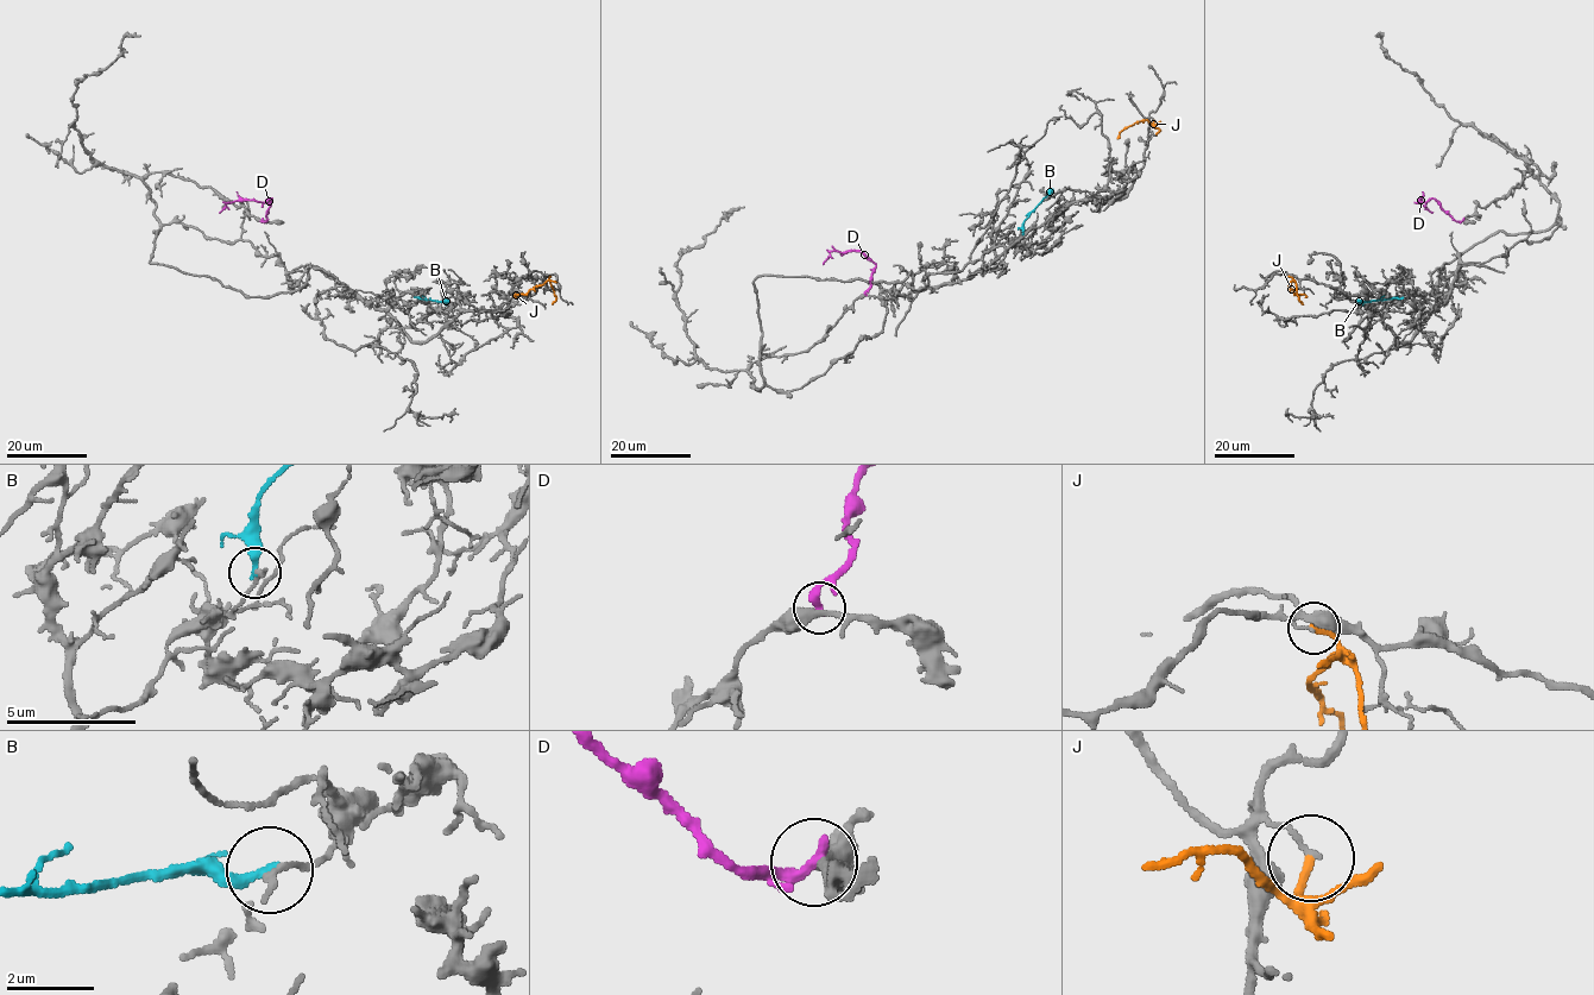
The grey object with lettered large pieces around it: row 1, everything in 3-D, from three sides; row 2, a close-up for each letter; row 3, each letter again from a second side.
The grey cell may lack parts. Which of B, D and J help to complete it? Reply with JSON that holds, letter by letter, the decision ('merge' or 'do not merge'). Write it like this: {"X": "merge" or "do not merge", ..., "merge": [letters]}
{"B": "do not merge", "D": "do not merge", "J": "do not merge", "merge": []}

